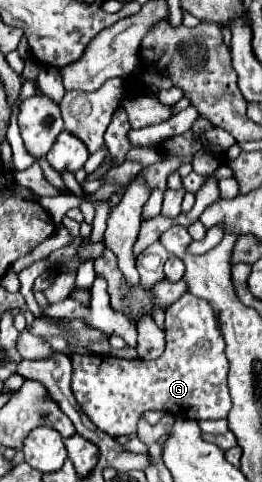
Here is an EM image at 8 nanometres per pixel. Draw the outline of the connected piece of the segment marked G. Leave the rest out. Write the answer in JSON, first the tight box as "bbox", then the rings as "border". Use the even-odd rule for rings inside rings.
{"bbox":[71,294,231,436],"border":[[[183,294],[165,310],[165,352],[157,360],[123,360],[115,356],[83,356],[75,354],[73,360],[73,380],[71,390],[83,412],[93,420],[93,424],[109,436],[125,436],[137,432],[139,416],[147,410],[161,410],[173,416],[183,416],[191,420],[213,420],[227,418],[231,410],[231,398],[227,392],[229,360],[225,356],[225,340],[219,332],[219,324],[211,306],[191,294]]]}

